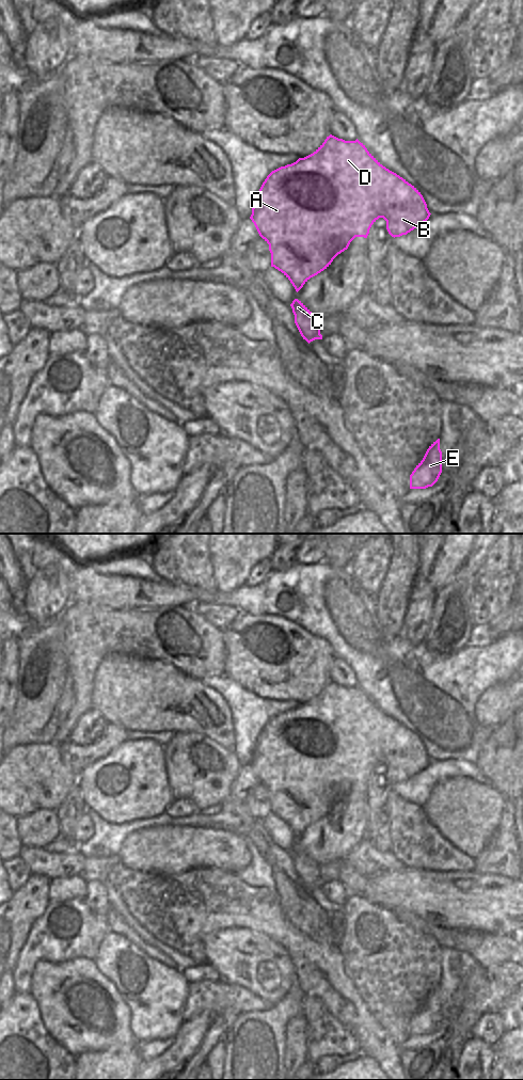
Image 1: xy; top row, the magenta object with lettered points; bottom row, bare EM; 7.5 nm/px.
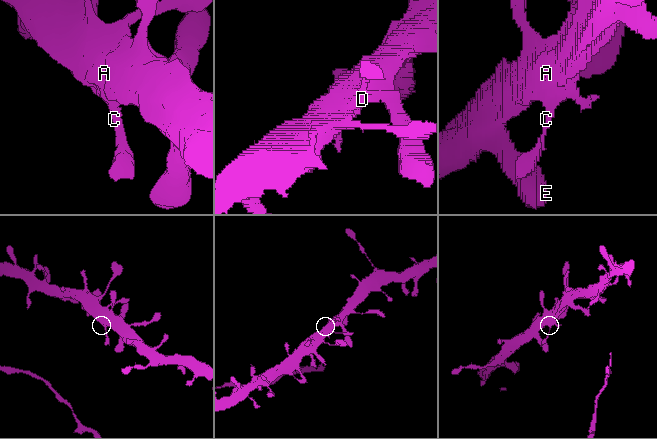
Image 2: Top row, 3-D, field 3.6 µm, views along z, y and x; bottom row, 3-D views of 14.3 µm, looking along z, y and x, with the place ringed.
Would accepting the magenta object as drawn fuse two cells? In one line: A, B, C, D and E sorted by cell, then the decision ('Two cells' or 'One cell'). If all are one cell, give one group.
Groups: A B C D E. One cell.

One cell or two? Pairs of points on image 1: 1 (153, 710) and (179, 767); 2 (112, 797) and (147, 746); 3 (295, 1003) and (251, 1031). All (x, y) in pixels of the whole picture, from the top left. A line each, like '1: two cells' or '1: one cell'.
1: two cells
2: one cell
3: one cell

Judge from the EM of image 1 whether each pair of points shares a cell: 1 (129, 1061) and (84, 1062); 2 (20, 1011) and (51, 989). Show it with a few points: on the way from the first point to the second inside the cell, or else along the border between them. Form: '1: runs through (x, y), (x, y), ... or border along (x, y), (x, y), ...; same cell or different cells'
1: runs through (119, 1062), (95, 1062); same cell
2: border along (29, 993), (37, 1006), (40, 1018), (44, 1025); different cells

